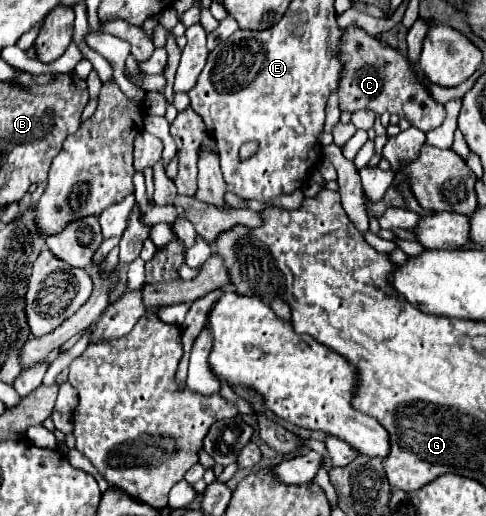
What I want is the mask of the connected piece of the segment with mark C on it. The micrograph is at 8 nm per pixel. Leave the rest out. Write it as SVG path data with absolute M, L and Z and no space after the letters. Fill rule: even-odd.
M348 28L346 34L342 36L340 60L344 60L344 76L338 88L342 110L356 112L368 108L376 114L382 112L398 114L400 118L406 118L412 126L420 128L422 132L434 130L444 122L446 118L444 106L430 98L424 84L418 80L418 74L414 72L412 64L398 50L384 46L380 40L372 38L370 34L358 28Z

